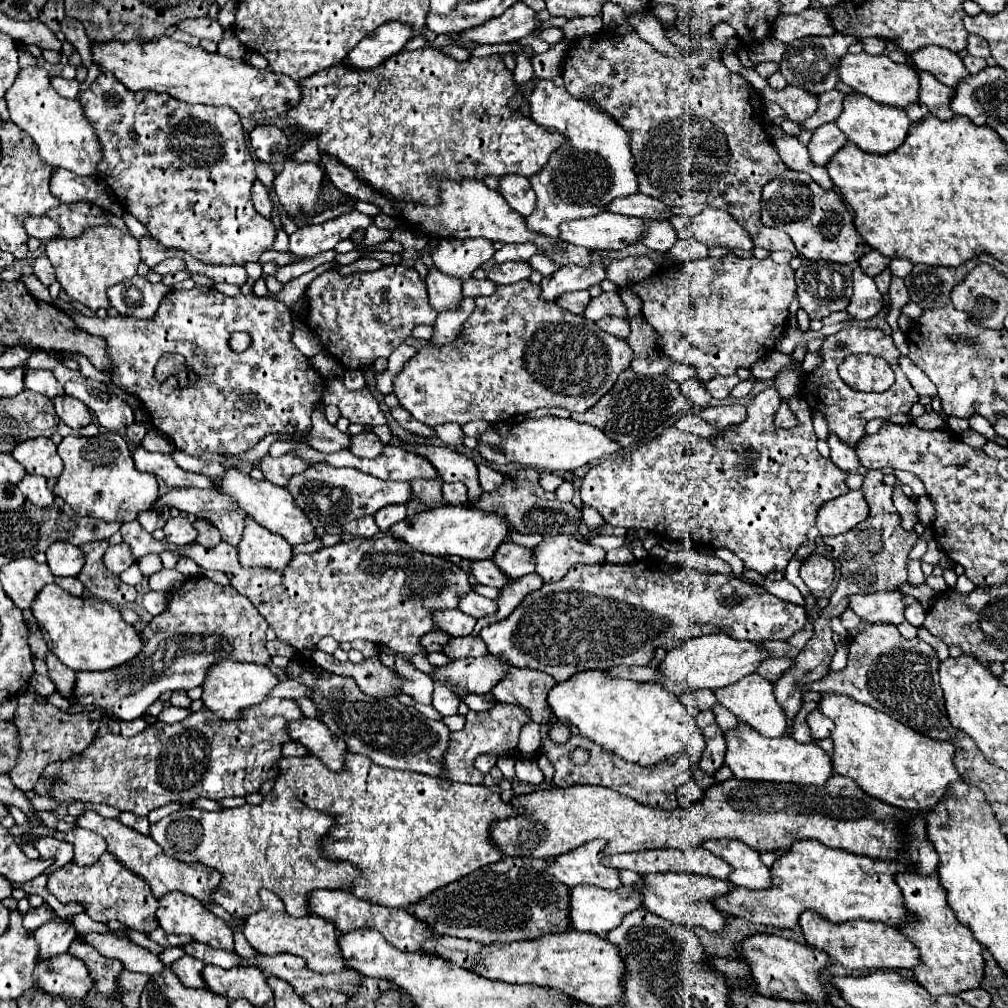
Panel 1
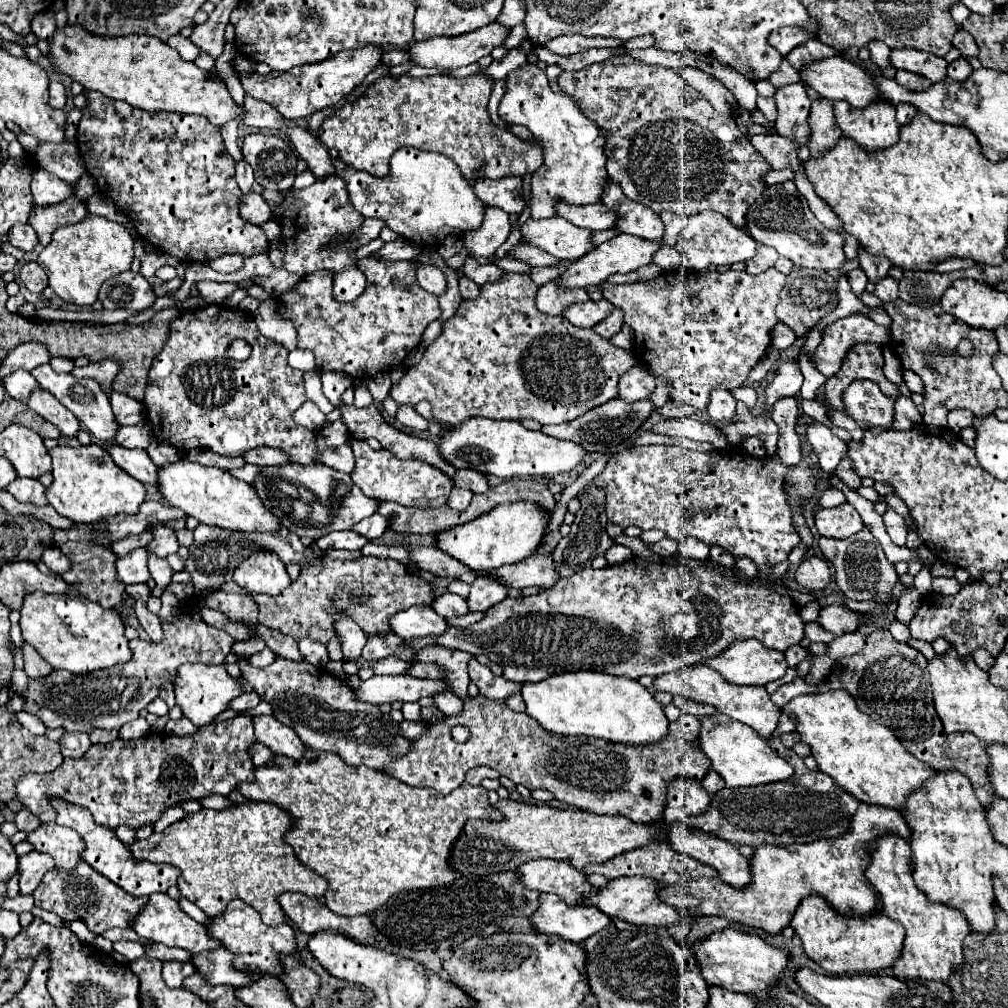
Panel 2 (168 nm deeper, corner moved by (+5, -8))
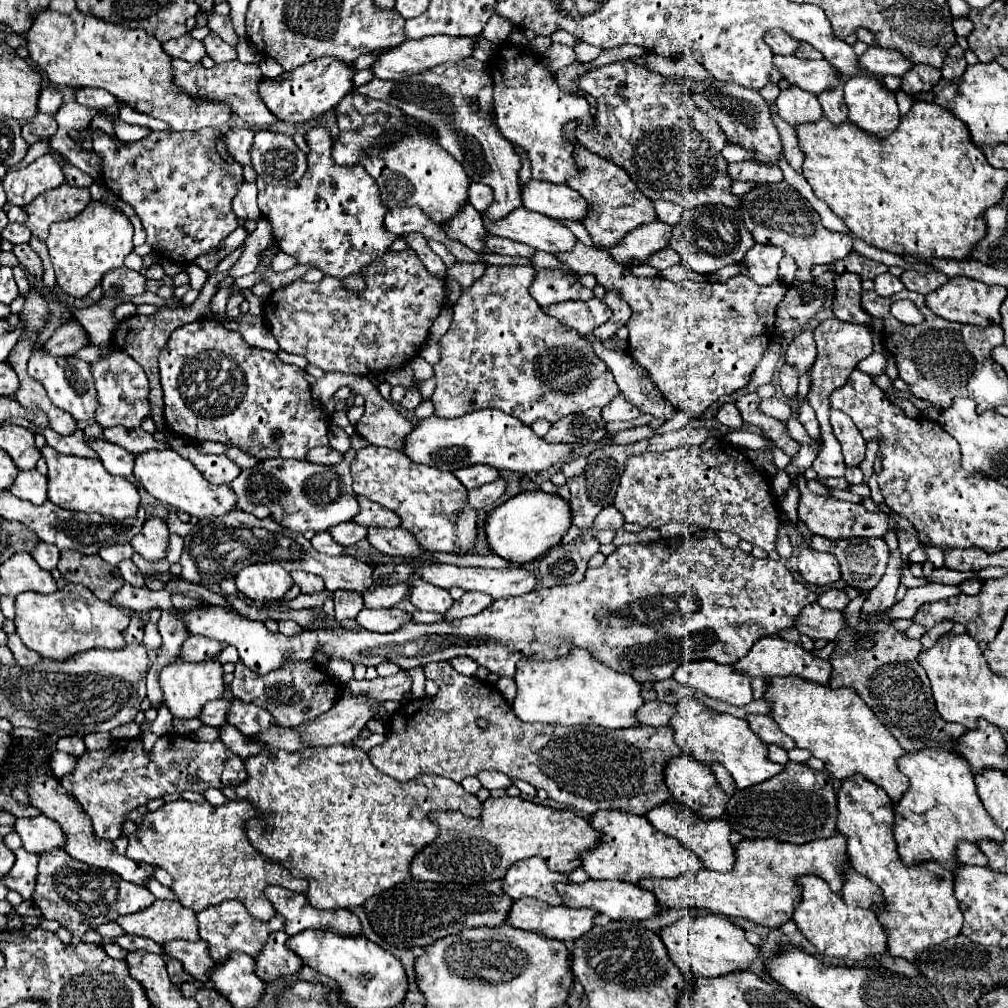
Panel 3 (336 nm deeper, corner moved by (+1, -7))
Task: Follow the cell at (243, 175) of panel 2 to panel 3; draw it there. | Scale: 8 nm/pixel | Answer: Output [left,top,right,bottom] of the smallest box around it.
[224,128,254,164]

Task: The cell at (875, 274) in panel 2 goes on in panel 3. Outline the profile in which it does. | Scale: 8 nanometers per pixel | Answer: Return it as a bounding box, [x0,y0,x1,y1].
[776,86,822,126]

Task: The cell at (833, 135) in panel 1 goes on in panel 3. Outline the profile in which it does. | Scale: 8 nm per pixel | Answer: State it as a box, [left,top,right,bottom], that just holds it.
[818,84,848,124]

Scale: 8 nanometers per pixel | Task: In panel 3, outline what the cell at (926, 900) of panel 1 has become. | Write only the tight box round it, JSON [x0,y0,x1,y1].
[836,774,964,960]

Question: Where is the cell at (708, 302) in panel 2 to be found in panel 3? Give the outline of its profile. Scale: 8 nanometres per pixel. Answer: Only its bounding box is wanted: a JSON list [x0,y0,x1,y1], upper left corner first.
[556,240,786,414]

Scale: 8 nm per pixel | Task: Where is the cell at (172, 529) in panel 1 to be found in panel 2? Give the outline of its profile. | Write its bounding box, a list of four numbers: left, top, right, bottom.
[148,525,178,557]

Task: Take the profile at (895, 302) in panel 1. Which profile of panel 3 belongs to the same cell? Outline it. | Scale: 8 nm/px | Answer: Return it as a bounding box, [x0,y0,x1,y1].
[874,272,904,298]

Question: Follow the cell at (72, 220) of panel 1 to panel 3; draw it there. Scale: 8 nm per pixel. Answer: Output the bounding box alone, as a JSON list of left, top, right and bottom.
[24,184,90,240]

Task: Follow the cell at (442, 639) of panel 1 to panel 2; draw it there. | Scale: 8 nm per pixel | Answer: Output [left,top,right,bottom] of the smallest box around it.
[361,633,416,662]

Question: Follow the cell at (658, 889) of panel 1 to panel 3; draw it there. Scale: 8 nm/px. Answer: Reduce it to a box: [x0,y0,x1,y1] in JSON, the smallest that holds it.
[556,880,660,920]

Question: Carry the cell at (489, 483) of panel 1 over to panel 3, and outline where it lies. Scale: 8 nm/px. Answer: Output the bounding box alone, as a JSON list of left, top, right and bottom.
[454,466,500,490]

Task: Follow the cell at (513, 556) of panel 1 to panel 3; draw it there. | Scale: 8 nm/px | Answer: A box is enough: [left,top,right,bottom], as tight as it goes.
[442,592,492,620]

